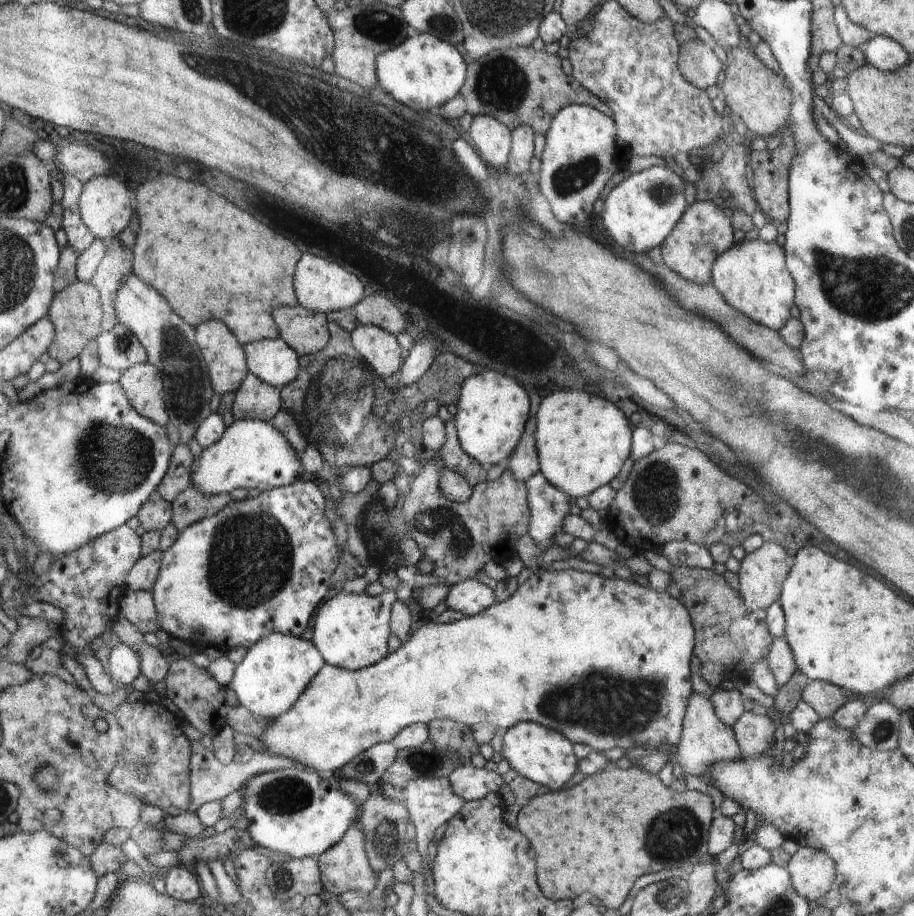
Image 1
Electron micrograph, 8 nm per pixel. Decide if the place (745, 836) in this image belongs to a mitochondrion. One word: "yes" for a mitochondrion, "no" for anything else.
no

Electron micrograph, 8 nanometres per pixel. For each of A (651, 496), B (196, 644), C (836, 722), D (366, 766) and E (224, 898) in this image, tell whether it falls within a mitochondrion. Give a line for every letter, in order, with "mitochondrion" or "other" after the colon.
A: mitochondrion
B: other
C: other
D: mitochondrion
E: other

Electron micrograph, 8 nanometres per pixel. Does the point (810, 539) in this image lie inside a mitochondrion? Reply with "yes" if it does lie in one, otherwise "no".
no

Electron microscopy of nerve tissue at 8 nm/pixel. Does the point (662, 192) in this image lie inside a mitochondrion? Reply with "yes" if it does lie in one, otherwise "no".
yes

